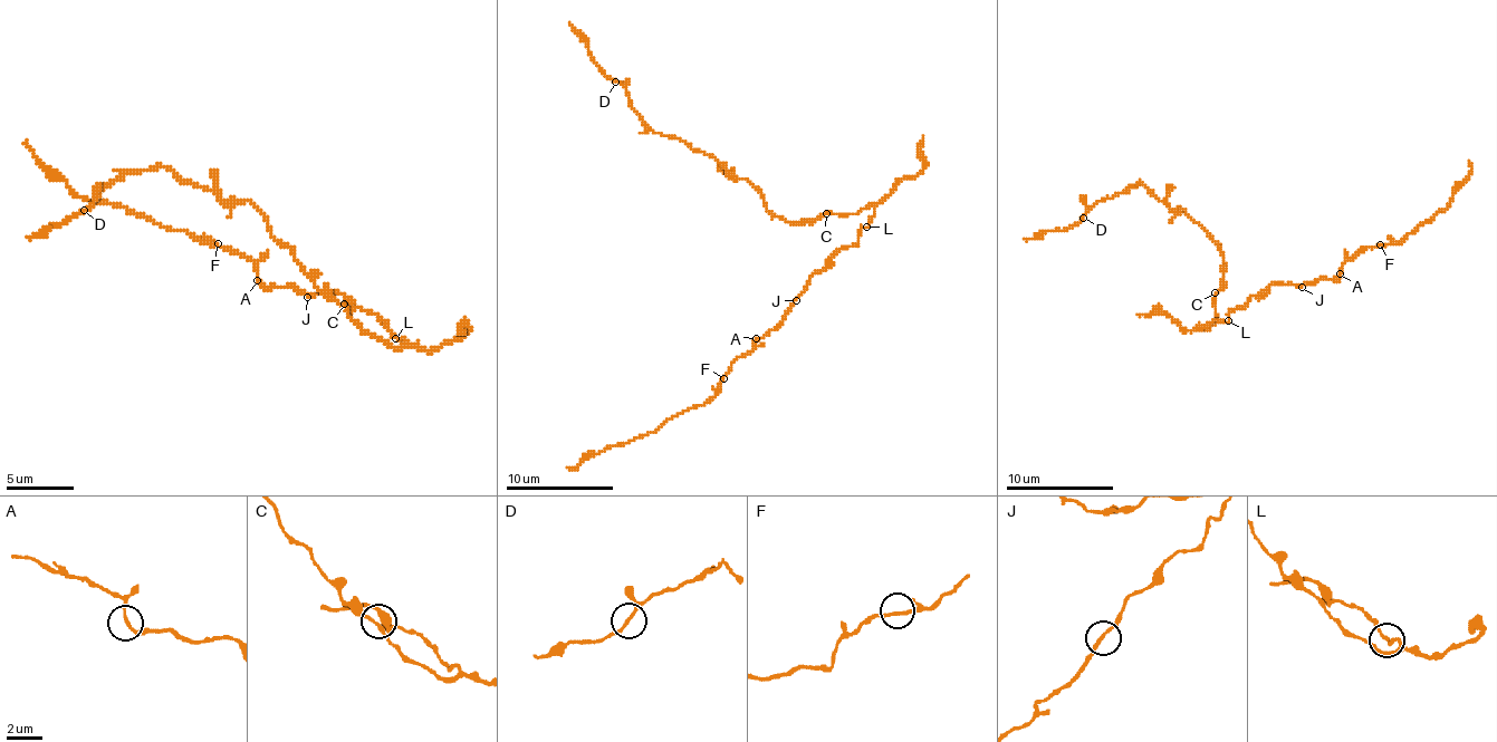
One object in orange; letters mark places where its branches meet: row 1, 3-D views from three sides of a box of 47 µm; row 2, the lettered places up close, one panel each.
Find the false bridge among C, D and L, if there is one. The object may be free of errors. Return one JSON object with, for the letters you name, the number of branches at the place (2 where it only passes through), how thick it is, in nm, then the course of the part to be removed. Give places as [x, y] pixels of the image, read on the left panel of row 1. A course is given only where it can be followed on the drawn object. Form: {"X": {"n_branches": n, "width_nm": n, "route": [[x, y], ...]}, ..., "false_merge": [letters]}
{"false_merge": []}

